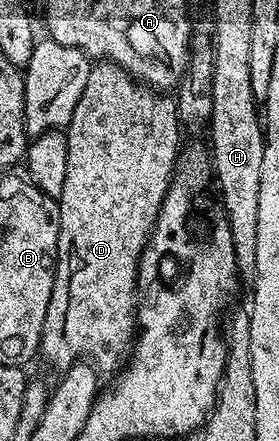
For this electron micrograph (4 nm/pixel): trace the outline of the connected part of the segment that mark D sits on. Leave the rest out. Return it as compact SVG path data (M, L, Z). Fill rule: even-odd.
M97 62L90 67L87 74L87 86L83 86L83 94L79 94L79 102L75 106L75 114L71 114L71 122L65 132L67 138L67 179L63 181L63 190L59 197L59 215L57 225L57 266L53 274L51 302L47 306L47 318L43 322L40 355L53 368L64 370L82 358L88 358L102 373L112 373L122 367L123 361L131 351L135 339L135 293L137 291L137 262L141 252L149 243L149 236L157 221L159 210L163 206L163 198L173 180L173 168L177 165L177 157L183 146L179 121L179 108L171 101L164 100L164 95L156 94L154 89L136 81L116 62Z

